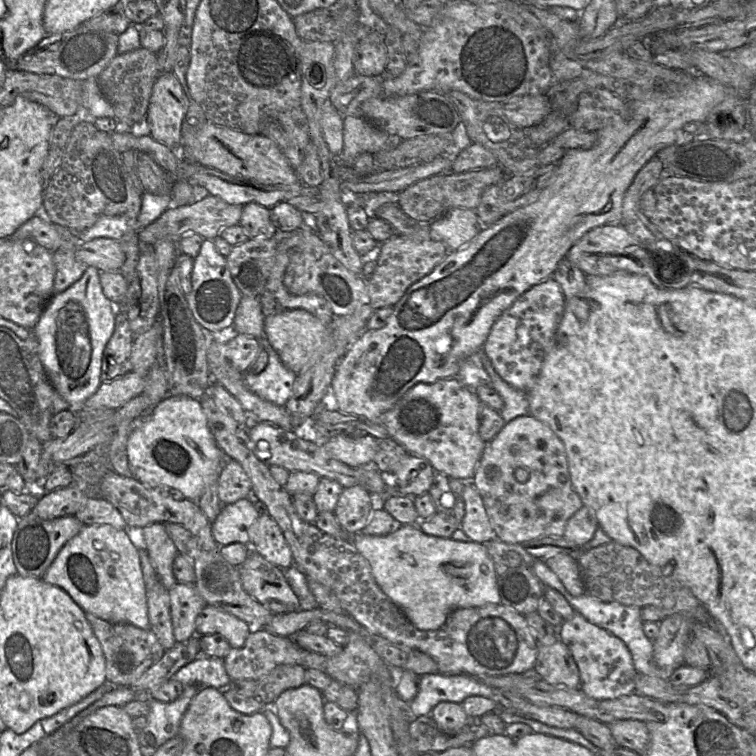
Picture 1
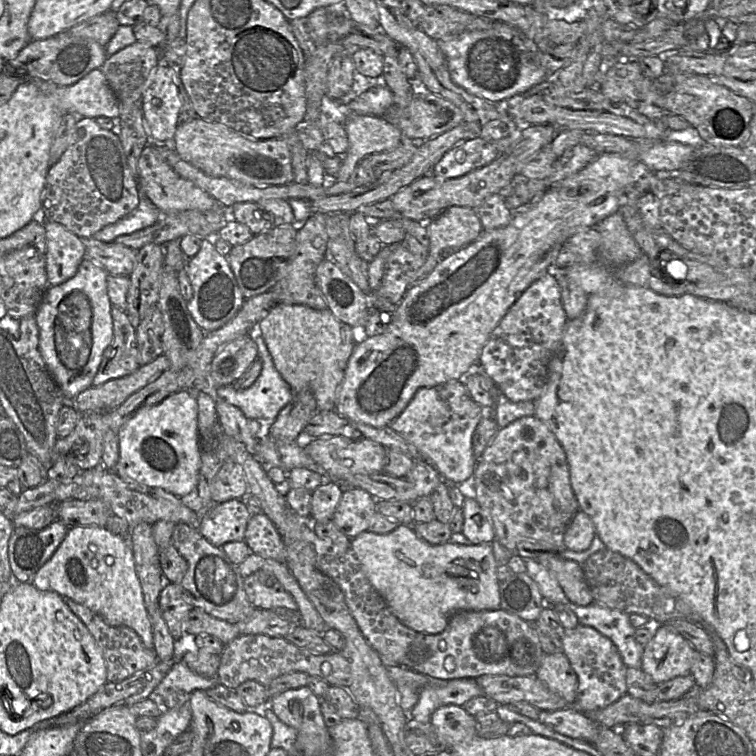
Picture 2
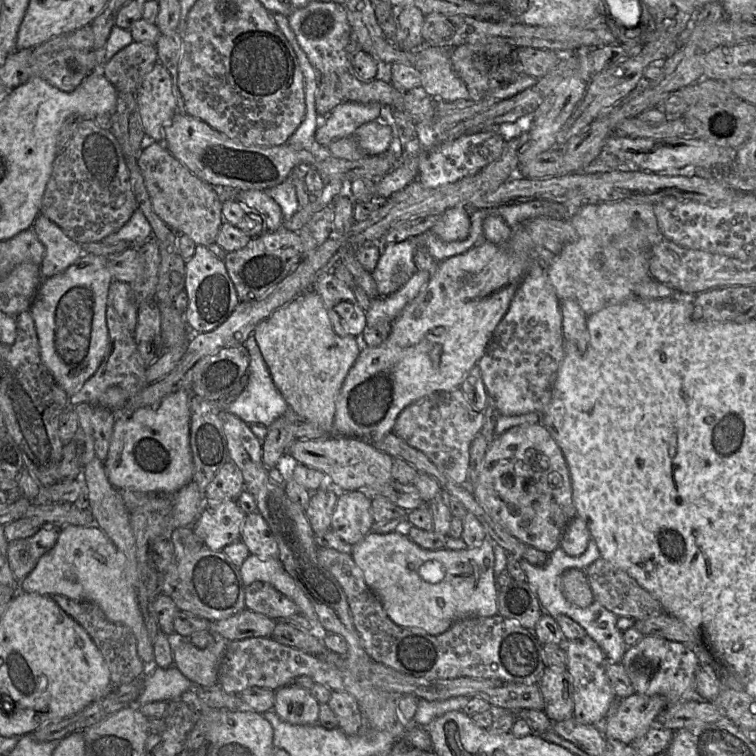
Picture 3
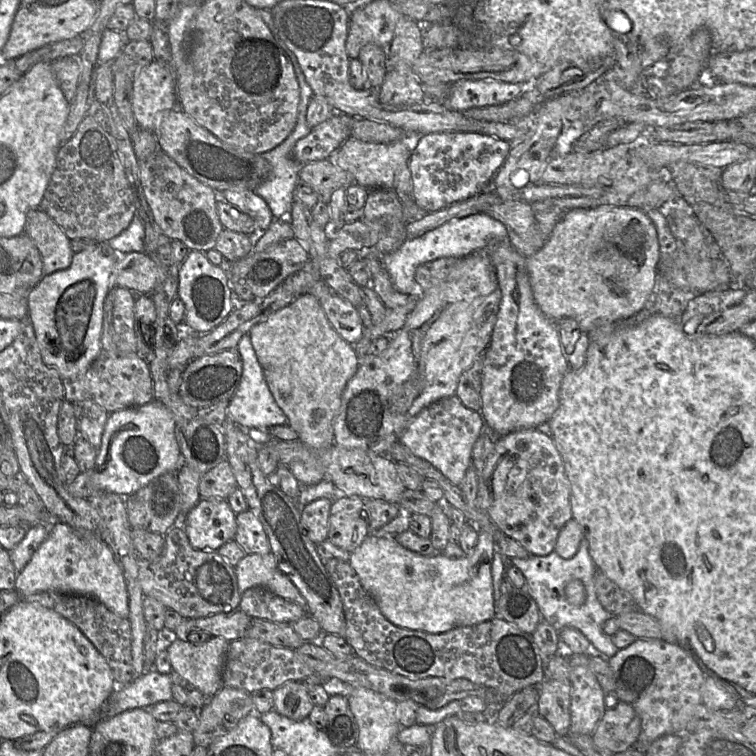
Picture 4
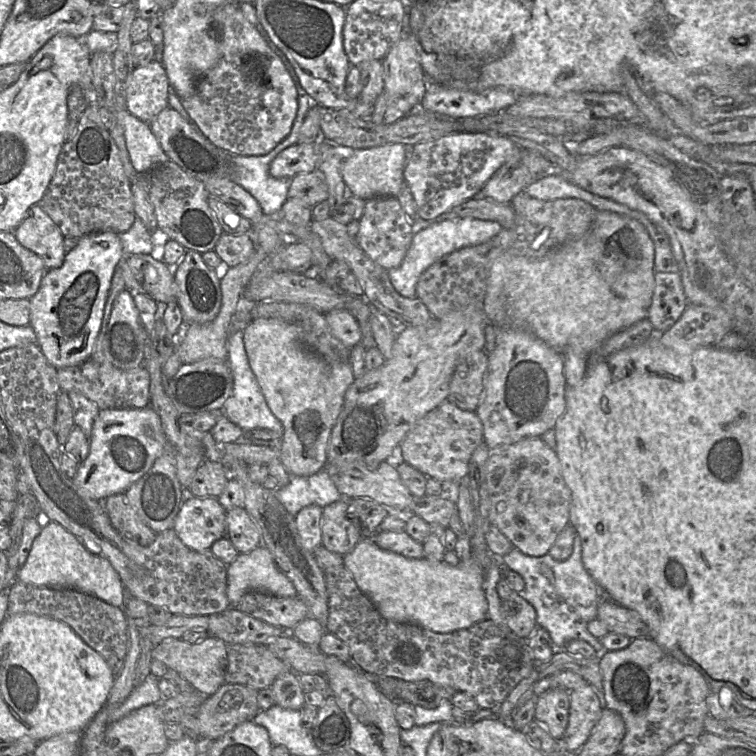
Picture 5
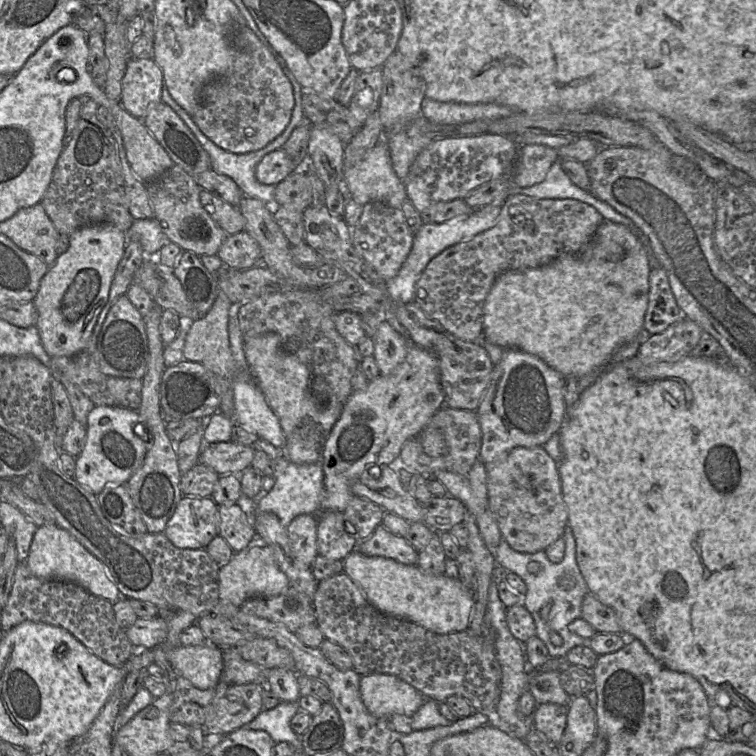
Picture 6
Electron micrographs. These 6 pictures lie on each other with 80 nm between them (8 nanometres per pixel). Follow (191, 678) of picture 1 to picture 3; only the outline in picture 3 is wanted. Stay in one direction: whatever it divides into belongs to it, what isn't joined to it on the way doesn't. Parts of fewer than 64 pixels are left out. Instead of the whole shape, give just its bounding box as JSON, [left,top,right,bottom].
[133,663,194,706]

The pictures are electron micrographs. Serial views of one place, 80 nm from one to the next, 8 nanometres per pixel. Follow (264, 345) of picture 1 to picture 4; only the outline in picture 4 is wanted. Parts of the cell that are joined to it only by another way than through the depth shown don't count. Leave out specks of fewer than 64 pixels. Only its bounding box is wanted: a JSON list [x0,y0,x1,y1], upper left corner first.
[226,334,287,429]

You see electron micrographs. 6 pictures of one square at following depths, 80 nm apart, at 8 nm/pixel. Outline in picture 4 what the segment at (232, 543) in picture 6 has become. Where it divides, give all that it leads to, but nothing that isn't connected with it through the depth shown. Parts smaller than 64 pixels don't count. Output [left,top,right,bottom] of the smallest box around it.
[234,510,271,554]

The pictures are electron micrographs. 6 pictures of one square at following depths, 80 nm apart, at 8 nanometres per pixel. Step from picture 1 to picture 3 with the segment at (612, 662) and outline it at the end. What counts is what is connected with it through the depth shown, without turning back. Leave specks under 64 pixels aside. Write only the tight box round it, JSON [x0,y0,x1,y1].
[564,635,617,726]

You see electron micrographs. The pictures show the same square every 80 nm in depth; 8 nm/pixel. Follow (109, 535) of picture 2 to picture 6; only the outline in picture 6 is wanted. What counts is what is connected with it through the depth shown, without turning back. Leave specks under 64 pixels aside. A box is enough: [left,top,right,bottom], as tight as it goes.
[26,525,122,603]

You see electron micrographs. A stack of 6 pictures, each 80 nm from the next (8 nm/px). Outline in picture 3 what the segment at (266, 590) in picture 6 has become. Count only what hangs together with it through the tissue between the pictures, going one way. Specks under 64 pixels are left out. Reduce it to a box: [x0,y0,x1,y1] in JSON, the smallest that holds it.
[239,554,318,631]

